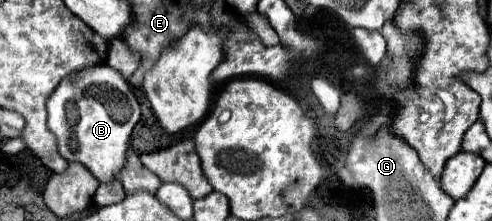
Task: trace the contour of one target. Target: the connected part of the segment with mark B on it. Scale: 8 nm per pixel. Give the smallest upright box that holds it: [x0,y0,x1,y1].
[48,63,140,183]

